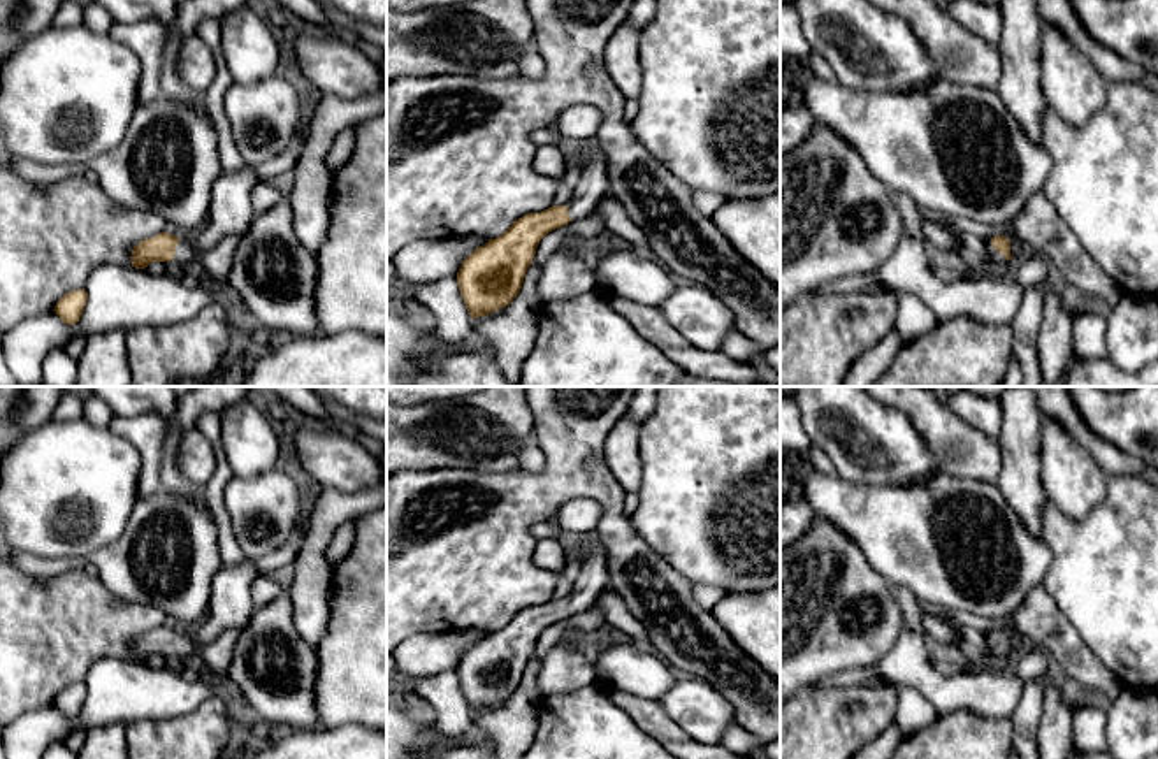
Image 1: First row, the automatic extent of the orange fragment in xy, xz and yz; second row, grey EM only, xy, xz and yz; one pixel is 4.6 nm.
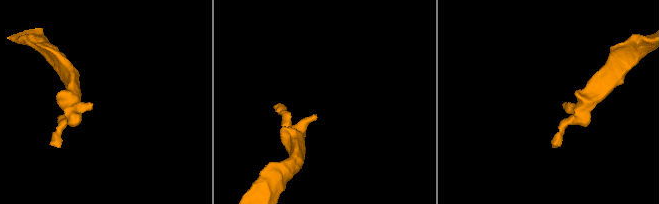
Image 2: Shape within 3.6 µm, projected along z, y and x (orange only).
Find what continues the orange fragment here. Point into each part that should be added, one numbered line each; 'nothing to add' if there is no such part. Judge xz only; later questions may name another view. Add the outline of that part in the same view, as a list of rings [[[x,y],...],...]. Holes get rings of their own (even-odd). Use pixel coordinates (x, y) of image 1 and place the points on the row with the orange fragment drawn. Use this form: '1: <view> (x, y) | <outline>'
1: xz (593, 185) | [[[599,144],[583,153],[580,181],[566,204],[569,218],[578,221],[596,213],[599,200],[608,193],[606,151]]]

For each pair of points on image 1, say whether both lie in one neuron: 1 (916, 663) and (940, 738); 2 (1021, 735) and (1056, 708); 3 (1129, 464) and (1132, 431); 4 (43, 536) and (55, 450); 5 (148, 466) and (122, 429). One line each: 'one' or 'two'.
1: two
2: two
3: two
4: one
5: one

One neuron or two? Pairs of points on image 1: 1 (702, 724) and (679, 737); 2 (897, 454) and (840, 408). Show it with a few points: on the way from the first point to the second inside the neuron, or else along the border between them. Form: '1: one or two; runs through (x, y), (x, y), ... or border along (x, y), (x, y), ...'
1: two; border along (658, 703), (698, 740)
2: one; runs through (882, 447), (854, 422)

